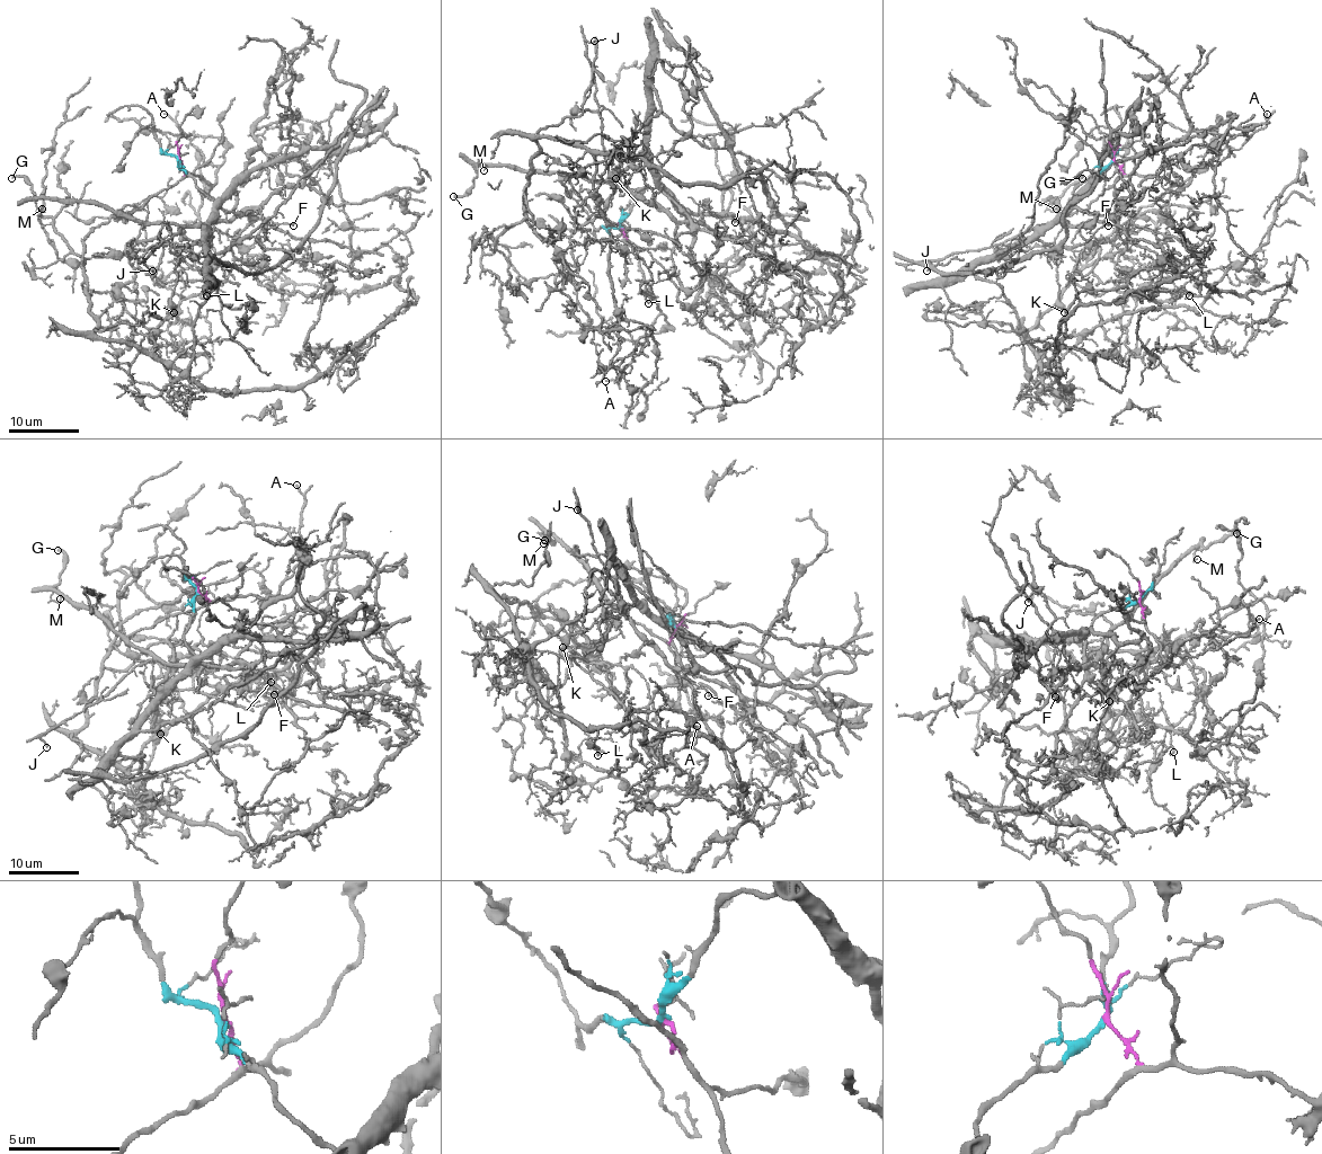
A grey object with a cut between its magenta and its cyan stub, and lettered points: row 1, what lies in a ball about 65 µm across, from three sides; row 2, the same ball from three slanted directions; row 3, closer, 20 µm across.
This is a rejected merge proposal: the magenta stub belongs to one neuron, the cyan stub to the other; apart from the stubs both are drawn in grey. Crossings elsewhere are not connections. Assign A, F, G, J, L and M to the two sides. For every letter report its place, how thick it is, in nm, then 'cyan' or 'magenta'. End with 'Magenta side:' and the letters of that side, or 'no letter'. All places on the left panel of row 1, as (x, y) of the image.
A: (163, 114) | 170 nm | magenta
F: (293, 225) | 140 nm | cyan
G: (11, 178) | 280 nm | magenta
J: (152, 271) | 130 nm | magenta
L: (206, 295) | 160 nm | cyan
M: (42, 209) | 110 nm | magenta
Magenta side: A, G, J, M

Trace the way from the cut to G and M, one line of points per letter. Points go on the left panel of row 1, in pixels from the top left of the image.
G: (178, 159), (183, 175), (140, 210), (125, 215), (88, 203), (37, 200), (21, 177), (11, 178)
M: (178, 159), (183, 175), (129, 215), (62, 200), (37, 200), (37, 209), (41, 209)

